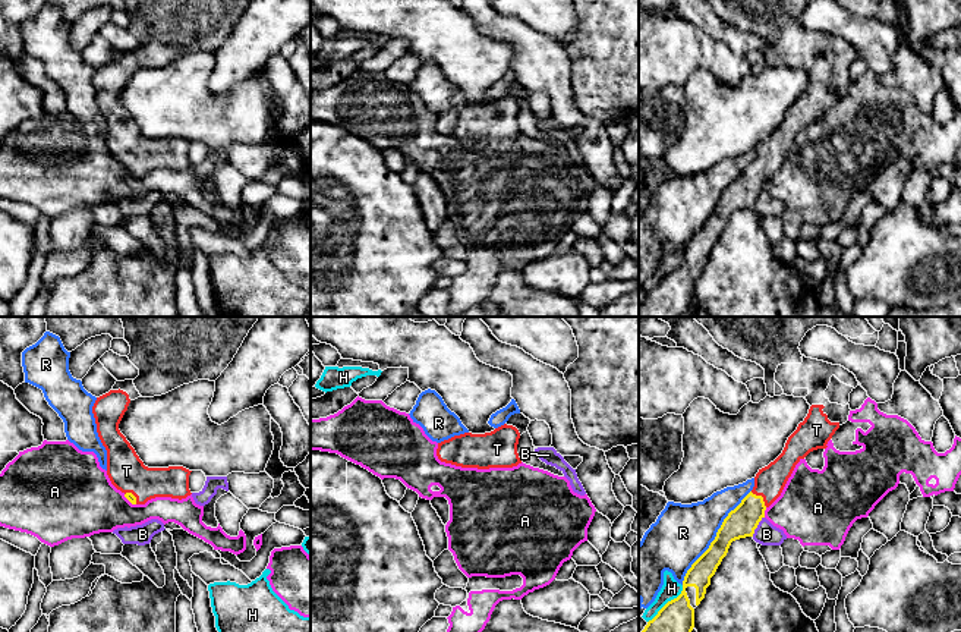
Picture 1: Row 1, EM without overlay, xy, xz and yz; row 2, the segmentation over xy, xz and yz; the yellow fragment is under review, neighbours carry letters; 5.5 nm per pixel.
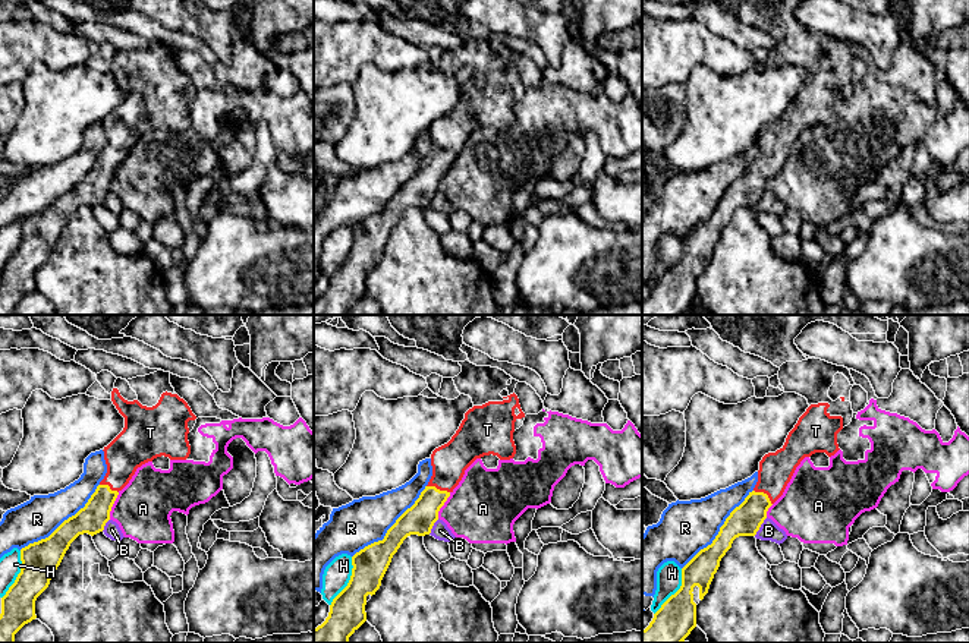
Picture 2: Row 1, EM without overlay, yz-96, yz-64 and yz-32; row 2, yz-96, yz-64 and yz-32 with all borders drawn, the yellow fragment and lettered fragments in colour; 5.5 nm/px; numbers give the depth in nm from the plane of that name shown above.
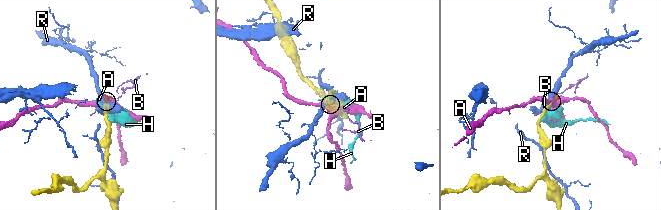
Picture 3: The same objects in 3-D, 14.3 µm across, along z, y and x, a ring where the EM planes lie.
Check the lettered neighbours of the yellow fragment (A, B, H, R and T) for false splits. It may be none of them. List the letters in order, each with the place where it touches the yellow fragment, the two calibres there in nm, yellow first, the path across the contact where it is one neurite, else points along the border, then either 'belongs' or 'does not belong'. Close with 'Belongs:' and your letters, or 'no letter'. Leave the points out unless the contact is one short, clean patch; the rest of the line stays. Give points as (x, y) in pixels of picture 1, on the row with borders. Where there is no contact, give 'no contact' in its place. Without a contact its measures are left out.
A: contact yz (763, 512); calibres 160 and 360 nm; border yz (766, 508), (763, 516); does not belong
B: contact yz (756, 527); calibres 160 and 120 nm; does not belong
H: contact yz (667, 603); calibres 180 and 100 nm; does not belong
R: contact yz (715, 537); calibres 160 and 320 nm; does not belong
T: contact yz (761, 496); calibres 160 and 170 nm; way yz (740, 522), (761, 496), (769, 481); belongs
Belongs: T

